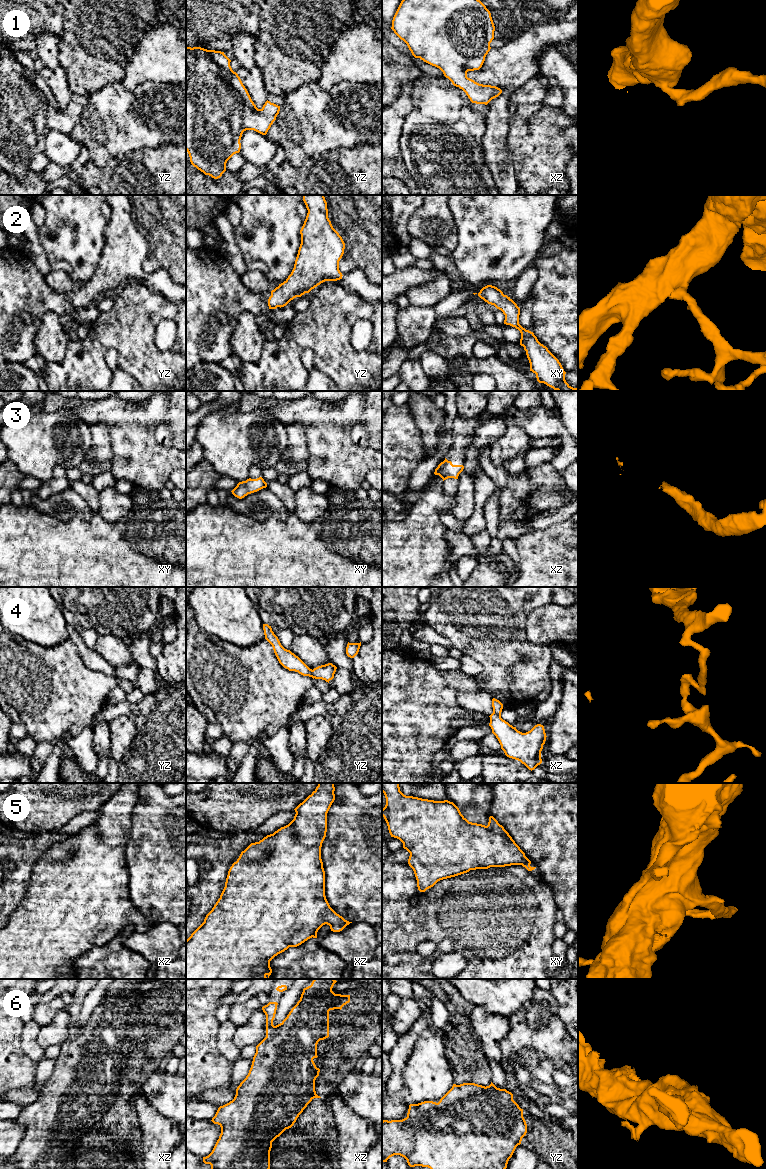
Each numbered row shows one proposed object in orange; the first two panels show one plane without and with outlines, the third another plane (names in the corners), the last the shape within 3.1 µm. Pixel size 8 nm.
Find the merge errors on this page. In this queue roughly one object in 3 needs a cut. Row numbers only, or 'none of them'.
4

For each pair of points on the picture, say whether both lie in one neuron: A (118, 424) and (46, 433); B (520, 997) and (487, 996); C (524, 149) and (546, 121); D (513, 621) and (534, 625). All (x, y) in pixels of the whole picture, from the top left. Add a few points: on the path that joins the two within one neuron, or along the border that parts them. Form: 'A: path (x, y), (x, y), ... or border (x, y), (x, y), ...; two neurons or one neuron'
A: border (75, 413), (89, 425); two neurons
B: path (512, 996), (495, 996); one neuron
C: path (531, 142), (545, 128); one neuron
D: border (541, 606), (525, 624), (526, 637), (533, 644); two neurons

